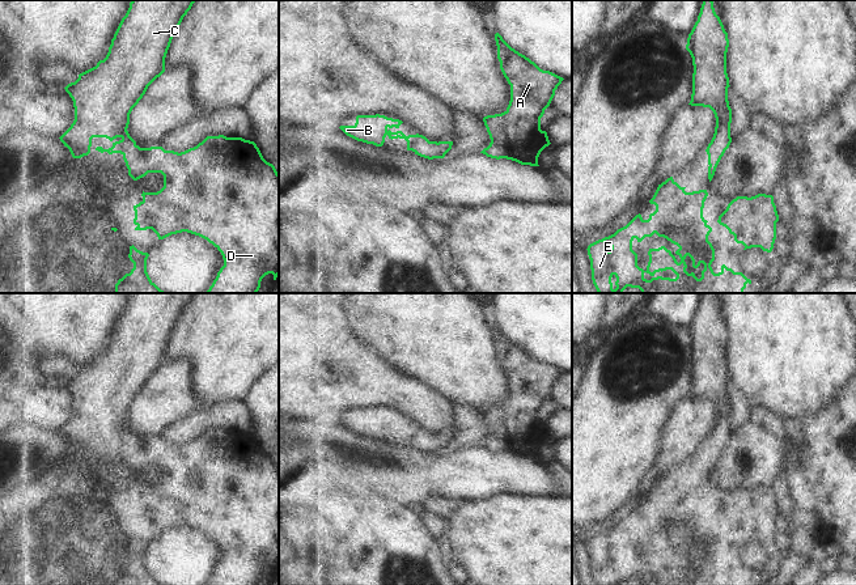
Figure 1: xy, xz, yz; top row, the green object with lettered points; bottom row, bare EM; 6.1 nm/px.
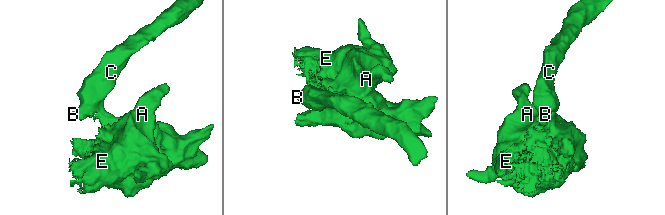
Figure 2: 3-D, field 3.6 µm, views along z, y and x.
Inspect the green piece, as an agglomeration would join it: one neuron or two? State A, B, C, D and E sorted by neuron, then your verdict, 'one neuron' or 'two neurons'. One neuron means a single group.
A B C D E; one neuron

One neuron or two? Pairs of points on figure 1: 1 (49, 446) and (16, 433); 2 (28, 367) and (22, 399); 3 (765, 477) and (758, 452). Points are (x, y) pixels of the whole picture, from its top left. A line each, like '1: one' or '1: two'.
1: one
2: two
3: one

